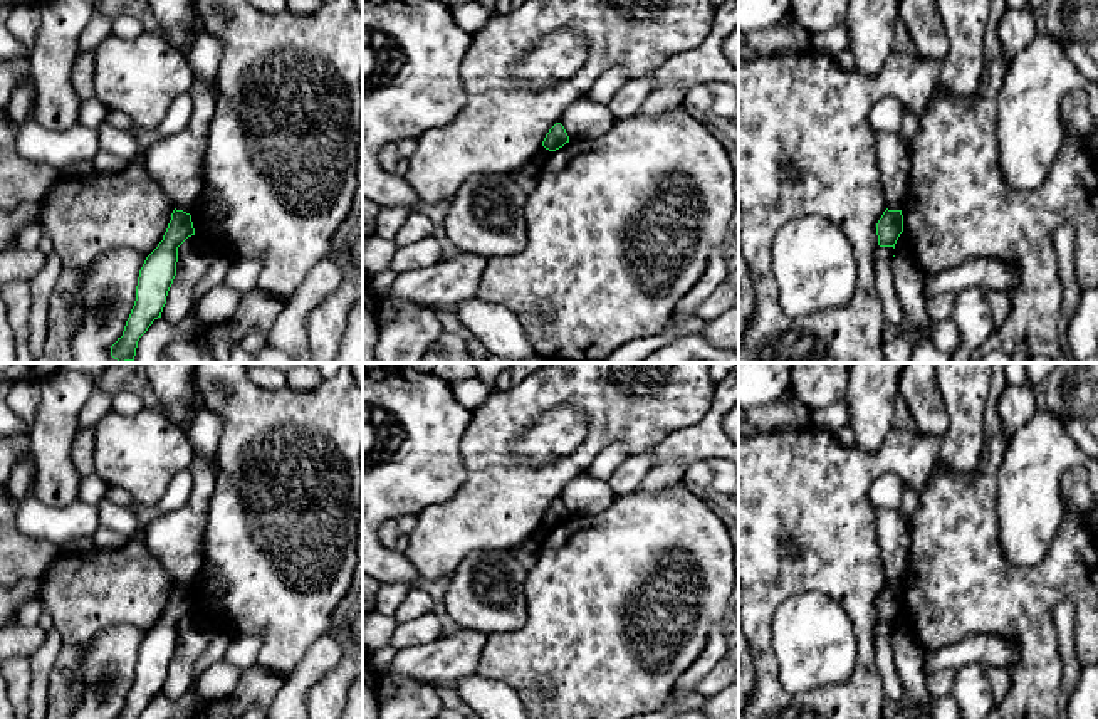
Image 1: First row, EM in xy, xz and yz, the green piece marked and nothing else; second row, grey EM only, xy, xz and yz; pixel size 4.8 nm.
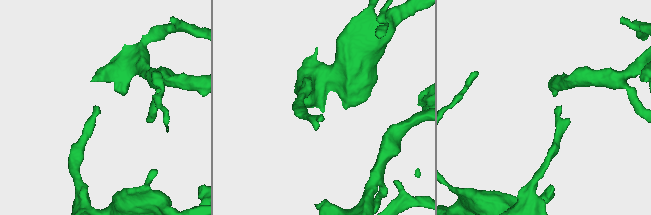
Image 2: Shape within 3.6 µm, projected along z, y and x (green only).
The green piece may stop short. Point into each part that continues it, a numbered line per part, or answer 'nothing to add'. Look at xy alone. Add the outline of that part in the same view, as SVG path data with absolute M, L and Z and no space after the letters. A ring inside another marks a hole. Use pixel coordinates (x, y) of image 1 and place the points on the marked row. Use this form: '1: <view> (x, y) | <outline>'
nothing to add

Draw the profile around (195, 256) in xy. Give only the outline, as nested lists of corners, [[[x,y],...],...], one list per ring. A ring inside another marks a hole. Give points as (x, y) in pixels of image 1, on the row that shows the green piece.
[[[196,234],[178,247],[176,276],[161,312],[168,324],[176,326],[188,319],[195,307],[195,286],[218,257],[218,249]]]

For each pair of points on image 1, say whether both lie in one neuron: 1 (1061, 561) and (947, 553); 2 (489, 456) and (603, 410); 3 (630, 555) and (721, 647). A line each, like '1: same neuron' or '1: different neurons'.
1: same neuron
2: same neuron
3: different neurons

